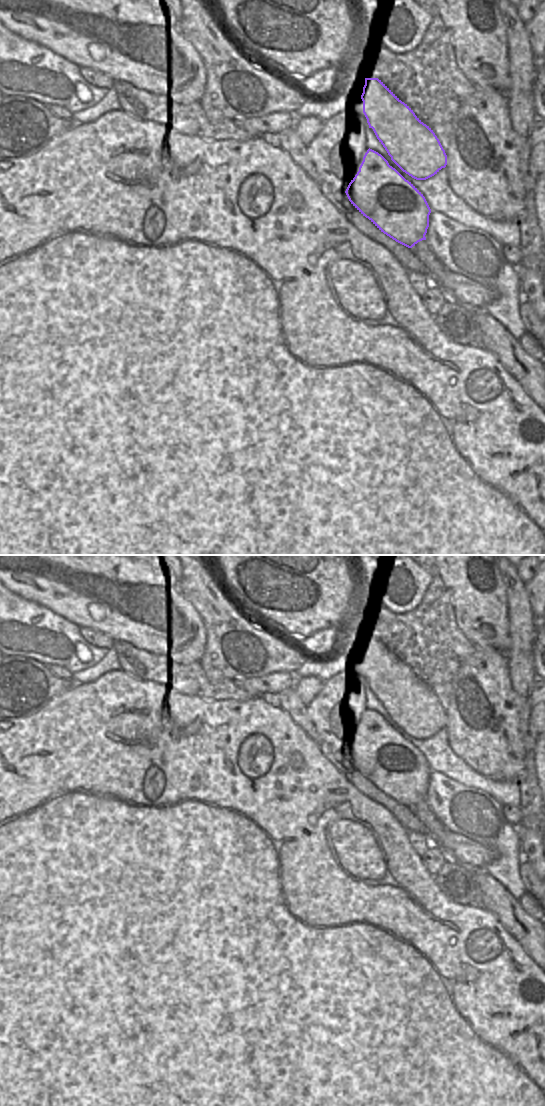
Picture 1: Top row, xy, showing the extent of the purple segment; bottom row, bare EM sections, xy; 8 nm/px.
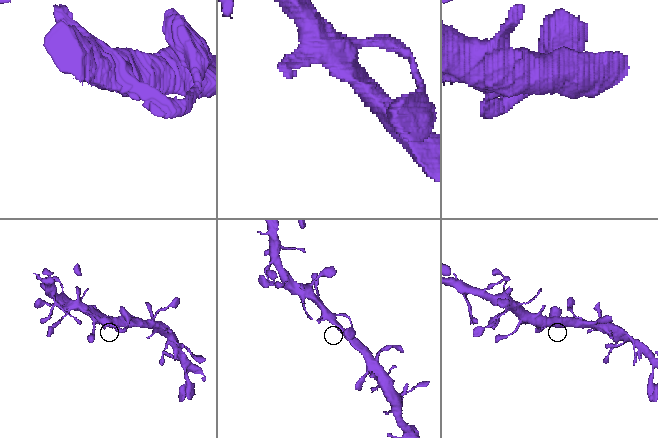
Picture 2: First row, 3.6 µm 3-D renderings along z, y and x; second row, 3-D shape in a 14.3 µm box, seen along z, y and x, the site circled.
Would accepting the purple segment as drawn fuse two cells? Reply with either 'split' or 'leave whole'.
leave whole

